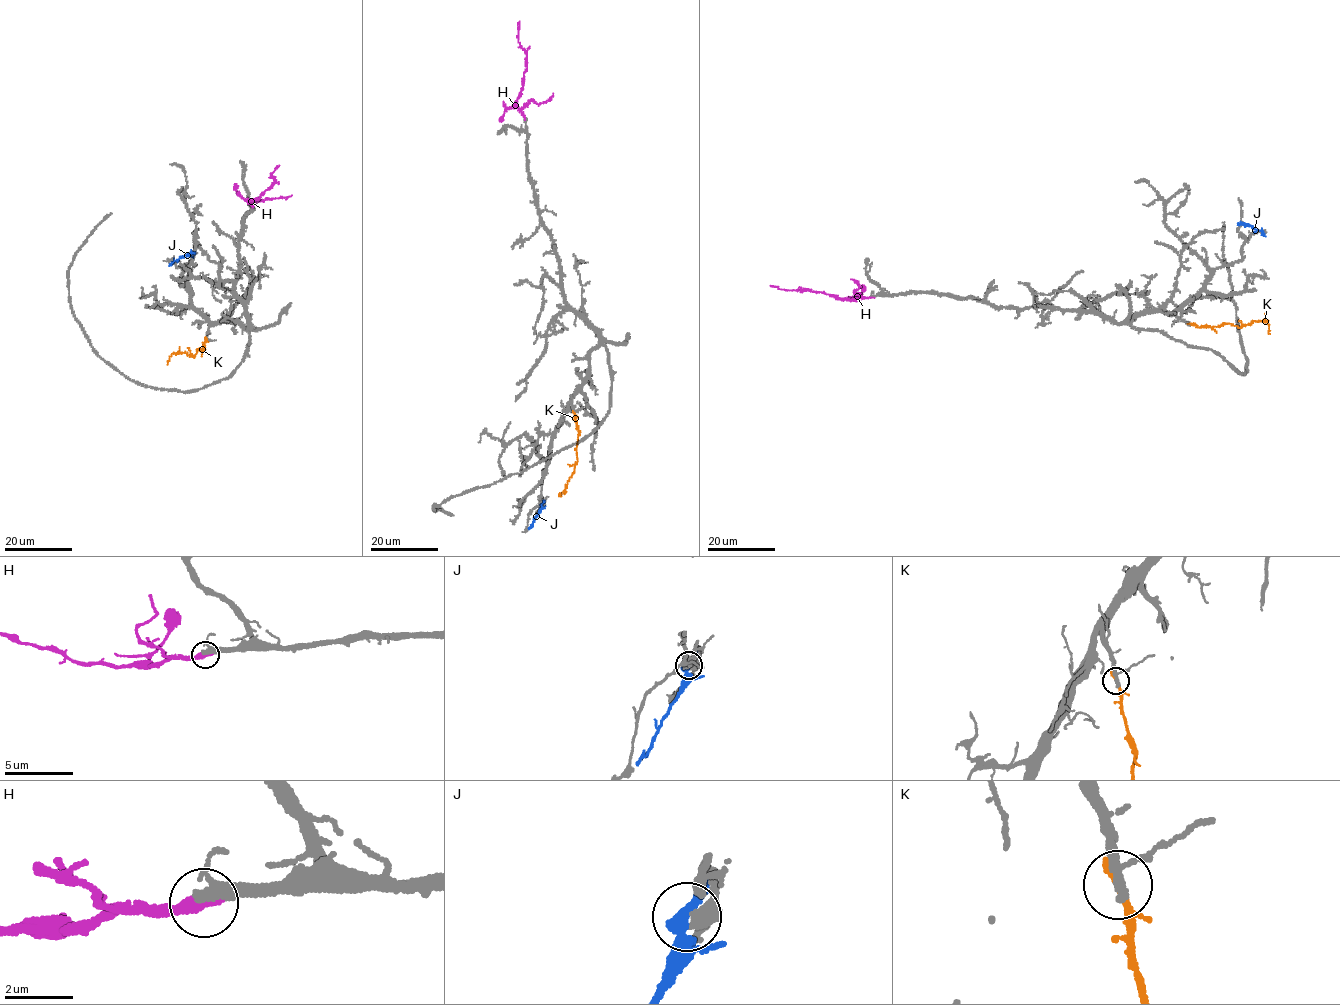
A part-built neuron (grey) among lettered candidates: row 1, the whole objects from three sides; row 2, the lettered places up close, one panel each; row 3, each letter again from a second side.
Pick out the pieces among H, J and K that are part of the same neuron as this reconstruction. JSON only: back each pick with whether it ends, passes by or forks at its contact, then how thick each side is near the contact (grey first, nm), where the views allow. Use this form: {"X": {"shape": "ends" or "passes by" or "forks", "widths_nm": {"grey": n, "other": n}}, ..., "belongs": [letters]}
{"H": {"shape": "ends", "widths_nm": {"grey": 240, "other": 320}}, "belongs": ["H"]}

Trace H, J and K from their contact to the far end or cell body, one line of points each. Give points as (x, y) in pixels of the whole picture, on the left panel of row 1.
H: (253, 206), (248, 201), (270, 188), (275, 181), (271, 173), (279, 165)
J: (192, 252), (168, 266)
K: (205, 339), (203, 349), (198, 349), (194, 357), (184, 352), (174, 353), (167, 365)

